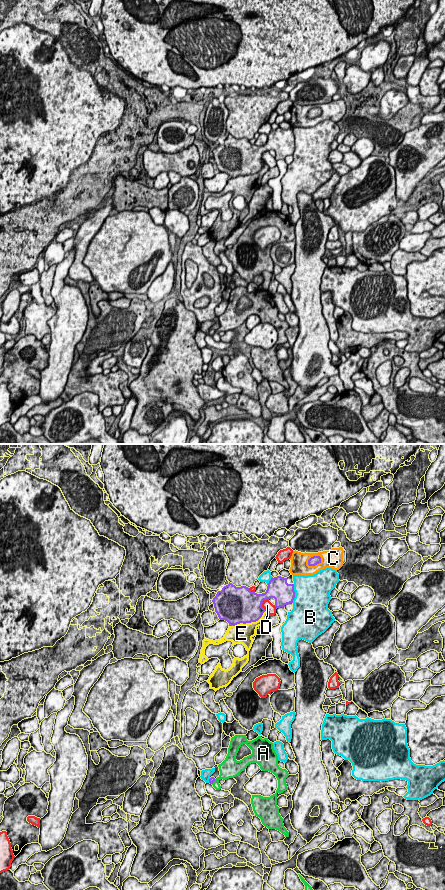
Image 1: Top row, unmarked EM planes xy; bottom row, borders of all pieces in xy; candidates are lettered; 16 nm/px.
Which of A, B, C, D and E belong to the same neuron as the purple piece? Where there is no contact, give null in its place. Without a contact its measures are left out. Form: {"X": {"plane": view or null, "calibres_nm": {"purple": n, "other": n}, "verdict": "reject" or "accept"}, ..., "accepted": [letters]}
{"A": {"plane": "xy", "calibres_nm": {"purple": 90, "other": 190}, "verdict": "reject"}, "B": {"plane": "xy", "calibres_nm": {"purple": 340, "other": 480}, "verdict": "reject"}, "C": {"plane": "xy", "calibres_nm": {"purple": 140, "other": 280}, "verdict": "reject"}, "D": {"plane": "xy", "calibres_nm": {"purple": 500, "other": 160}, "verdict": "reject"}, "E": {"plane": "xy", "calibres_nm": {"purple": 500, "other": 320}, "verdict": "reject"}, "accepted": []}

